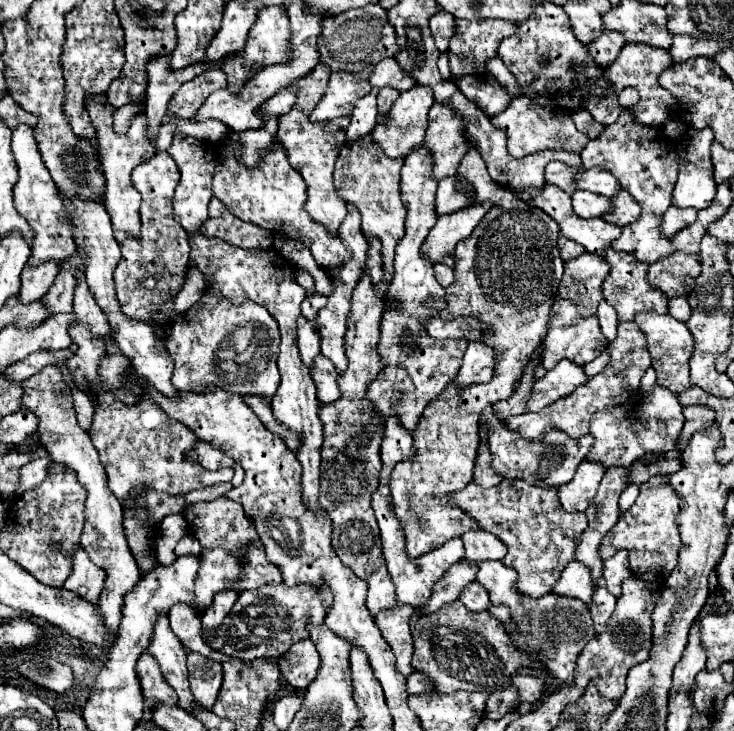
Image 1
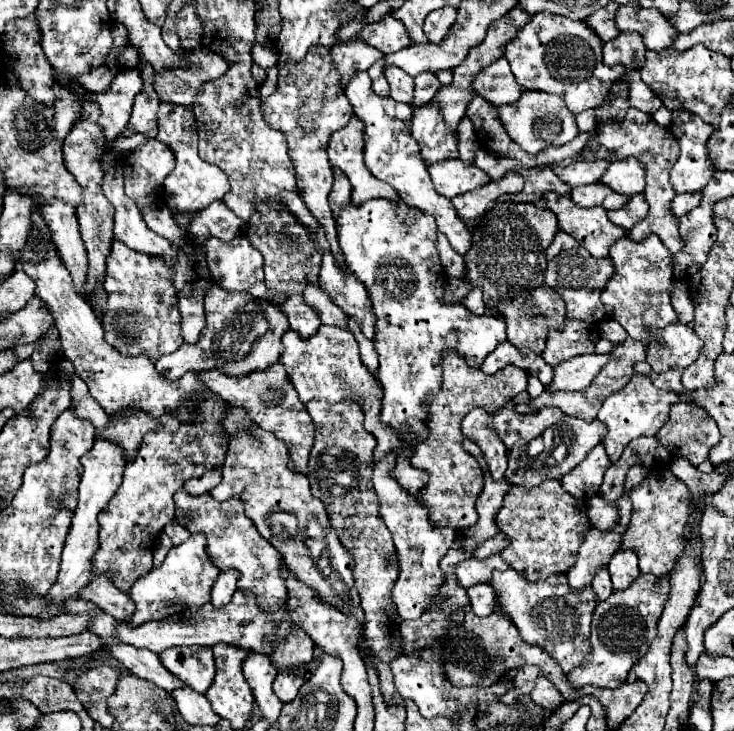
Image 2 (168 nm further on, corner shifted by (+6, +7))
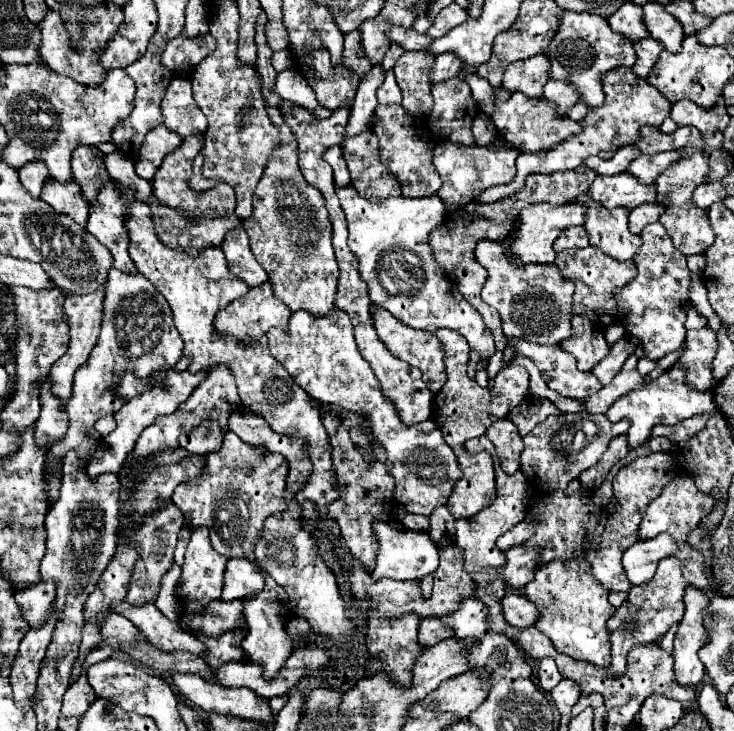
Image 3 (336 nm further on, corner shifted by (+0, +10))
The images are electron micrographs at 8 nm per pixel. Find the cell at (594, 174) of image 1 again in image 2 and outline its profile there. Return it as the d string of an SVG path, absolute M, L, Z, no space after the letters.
M636 159L614 161L608 165L606 173L600 179L610 189L622 195L634 195L644 191L644 167Z

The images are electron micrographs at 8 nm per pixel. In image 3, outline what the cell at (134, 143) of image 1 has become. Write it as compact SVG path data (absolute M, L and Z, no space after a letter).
M132 202L126 226L130 234L130 256L138 272L156 286L156 290L168 300L172 308L174 326L184 340L184 356L190 358L188 370L200 372L216 364L226 364L236 378L236 386L240 390L238 394L244 408L262 416L274 432L308 440L314 470L300 496L320 508L326 508L336 498L340 498L340 486L336 482L336 472L332 470L332 450L328 446L328 434L322 426L320 410L312 406L310 396L292 380L292 376L280 366L280 362L270 356L266 336L246 346L238 338L222 336L214 330L216 314L224 310L232 300L244 296L250 290L246 282L242 282L228 270L228 262L222 250L208 248L198 258L190 258L182 250L170 250L158 240L150 218L150 208L144 202Z

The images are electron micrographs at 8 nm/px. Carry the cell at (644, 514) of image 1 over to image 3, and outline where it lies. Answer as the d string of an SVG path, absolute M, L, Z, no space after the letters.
M676 476L670 486L664 488L664 492L648 506L646 516L640 524L640 538L656 538L660 532L668 532L678 544L684 544L688 538L688 532L700 524L700 520L709 513L714 505L714 500L710 496L704 496L700 490L696 490L694 482L690 476Z

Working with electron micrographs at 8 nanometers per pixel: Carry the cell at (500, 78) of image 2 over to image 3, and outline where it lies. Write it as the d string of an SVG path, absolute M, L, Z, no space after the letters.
M530 56L528 60L516 60L506 68L502 86L510 92L522 92L528 94L528 98L538 98L544 90L544 82L548 80L548 58Z

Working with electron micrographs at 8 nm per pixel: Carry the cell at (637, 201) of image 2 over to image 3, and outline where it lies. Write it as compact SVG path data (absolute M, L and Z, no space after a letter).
M642 204L638 206L636 210L630 210L630 232L632 234L640 234L640 230L646 226L646 224L652 224L652 222L658 222L660 214L664 212L664 208L660 204Z

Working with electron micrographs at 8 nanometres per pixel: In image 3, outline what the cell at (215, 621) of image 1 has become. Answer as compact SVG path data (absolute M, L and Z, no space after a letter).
M246 558L228 560L222 600L244 600L246 594L256 594L260 590L264 590L264 576L252 562L248 562Z

